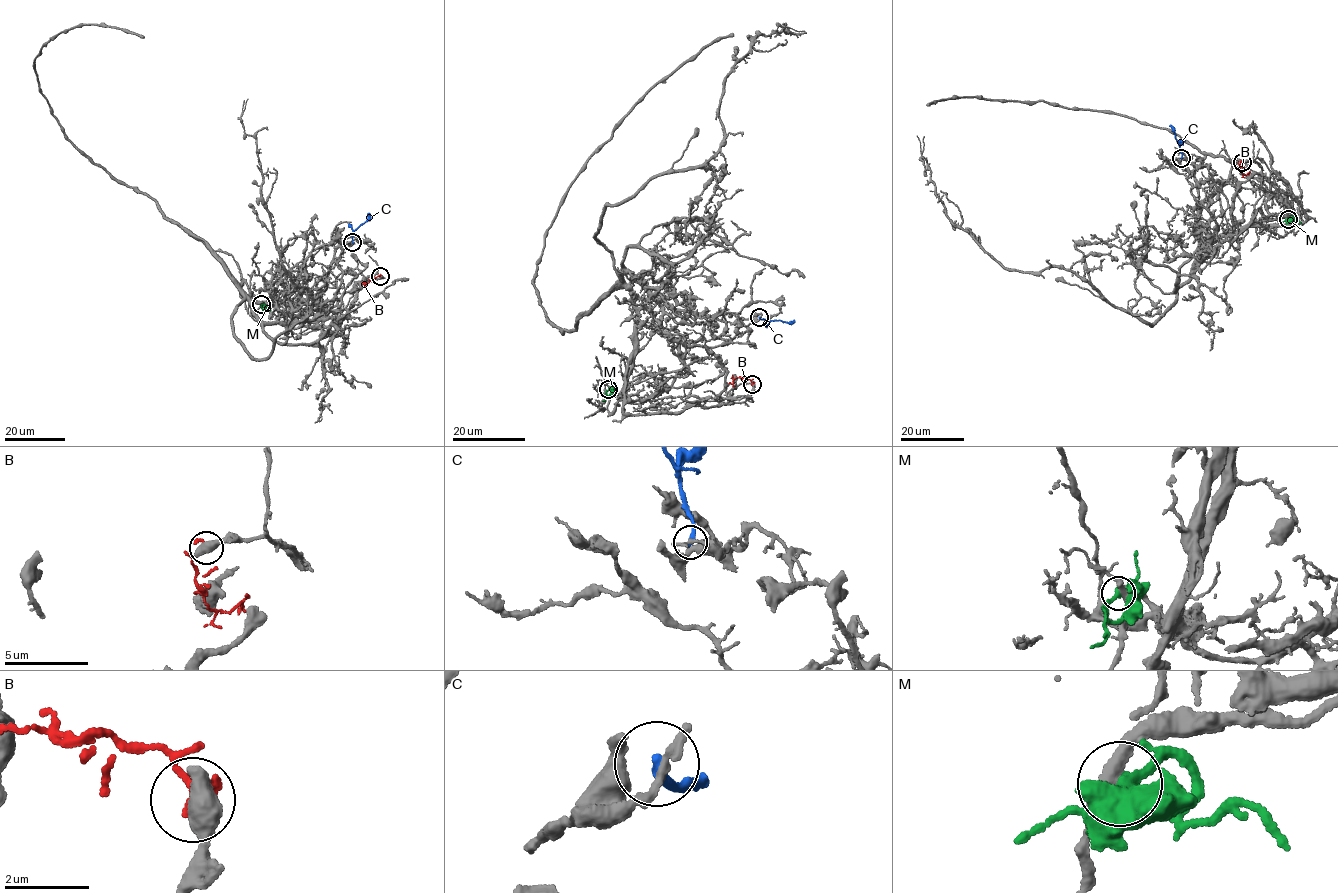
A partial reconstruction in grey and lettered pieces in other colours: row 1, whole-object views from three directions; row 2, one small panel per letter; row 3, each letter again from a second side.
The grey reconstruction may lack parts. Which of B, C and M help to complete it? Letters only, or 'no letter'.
no letter

